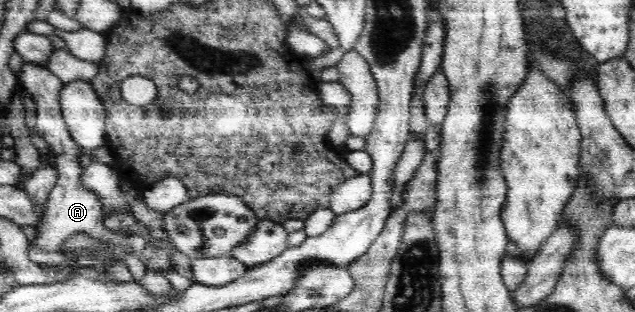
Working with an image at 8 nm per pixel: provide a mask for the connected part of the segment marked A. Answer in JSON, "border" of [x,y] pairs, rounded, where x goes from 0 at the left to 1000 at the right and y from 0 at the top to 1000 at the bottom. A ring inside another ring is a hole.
{"border":[[[38,202],[27,240],[33,276],[55,324],[55,343],[58,343],[55,420],[72,449],[77,474],[83,478],[83,490],[87,490],[85,535],[91,564],[77,635],[68,657],[69,676],[57,731],[58,750],[49,776],[38,776],[38,782],[57,788],[57,795],[71,808],[94,808],[99,776],[106,776],[112,756],[121,747],[137,747],[146,766],[169,766],[178,772],[181,785],[197,792],[197,798],[209,798],[209,808],[203,808],[203,821],[195,833],[209,894],[220,901],[231,872],[231,859],[220,827],[224,801],[230,788],[230,769],[213,753],[192,756],[169,734],[161,699],[157,635],[126,590],[126,564],[139,513],[128,487],[128,471],[115,455],[99,381],[94,295],[101,279],[101,263],[77,221],[65,215],[58,202]]]}

